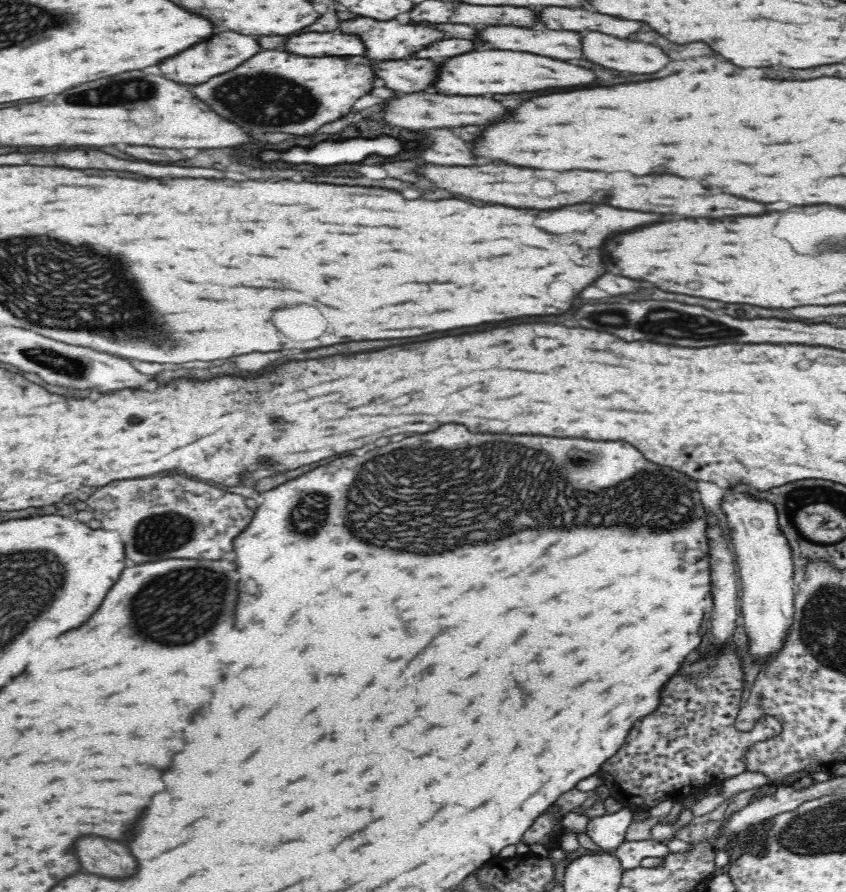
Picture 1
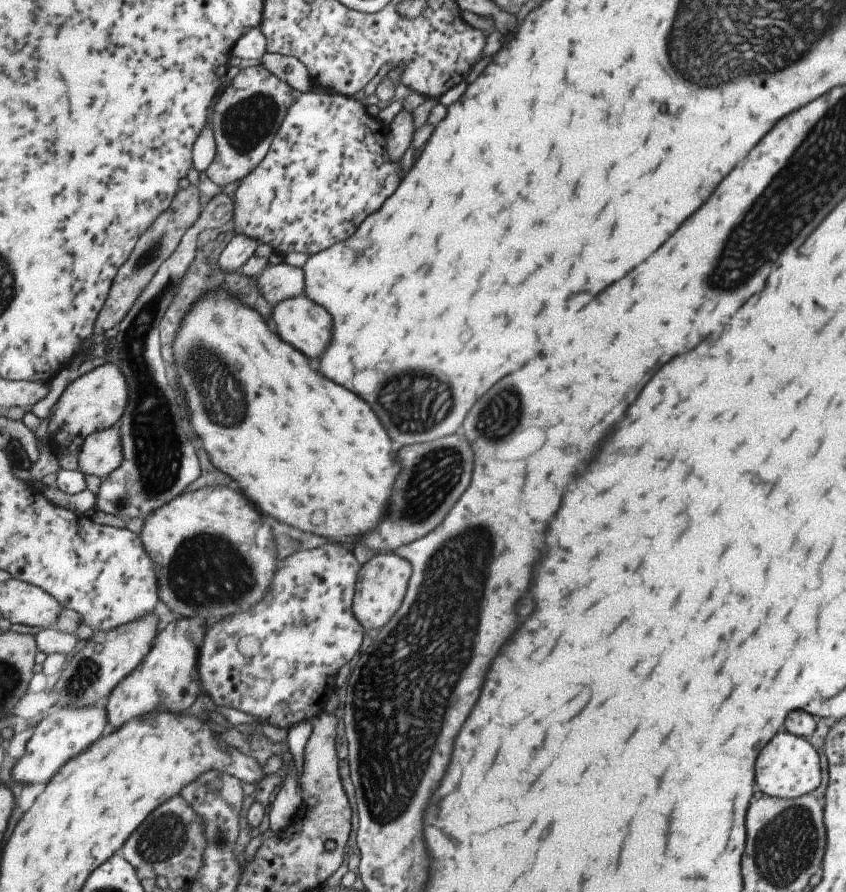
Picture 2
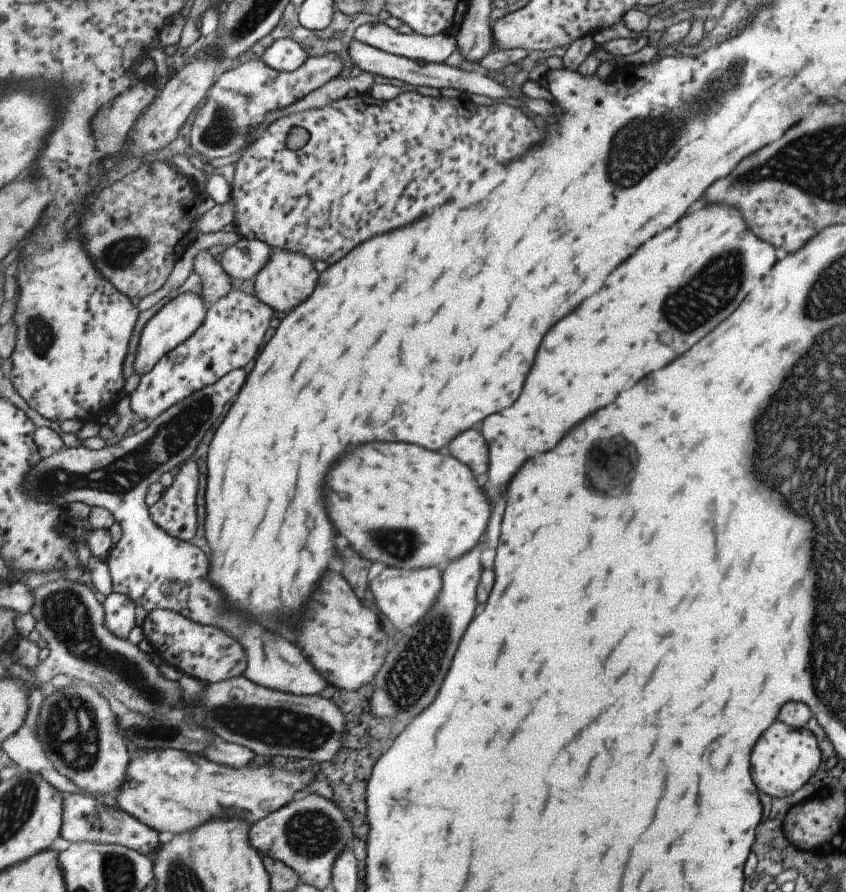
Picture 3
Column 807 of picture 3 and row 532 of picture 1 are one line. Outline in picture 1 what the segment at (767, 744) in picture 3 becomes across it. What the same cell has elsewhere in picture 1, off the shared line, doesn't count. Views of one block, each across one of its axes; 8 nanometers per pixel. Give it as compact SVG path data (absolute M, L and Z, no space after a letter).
M726 490L726 498L722 502L722 510L728 518L728 530L732 546L736 548L736 566L740 574L740 594L742 594L742 606L740 614L744 618L746 634L750 634L750 648L756 662L764 664L770 654L782 648L786 634L790 632L790 626L794 624L794 562L790 562L790 544L782 536L782 530L778 530L776 512L768 502L754 500L754 494L748 490Z

